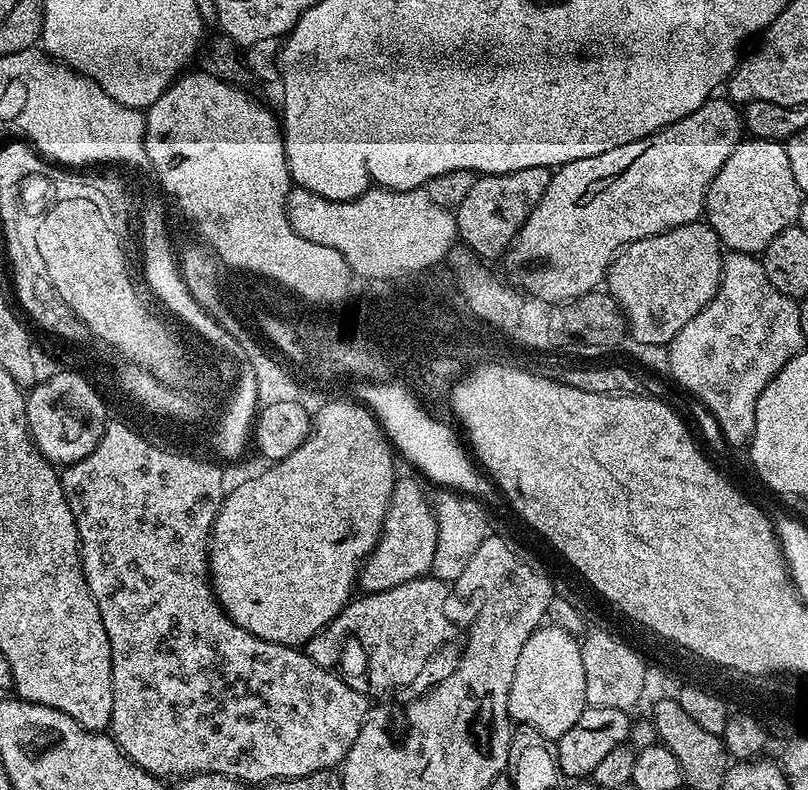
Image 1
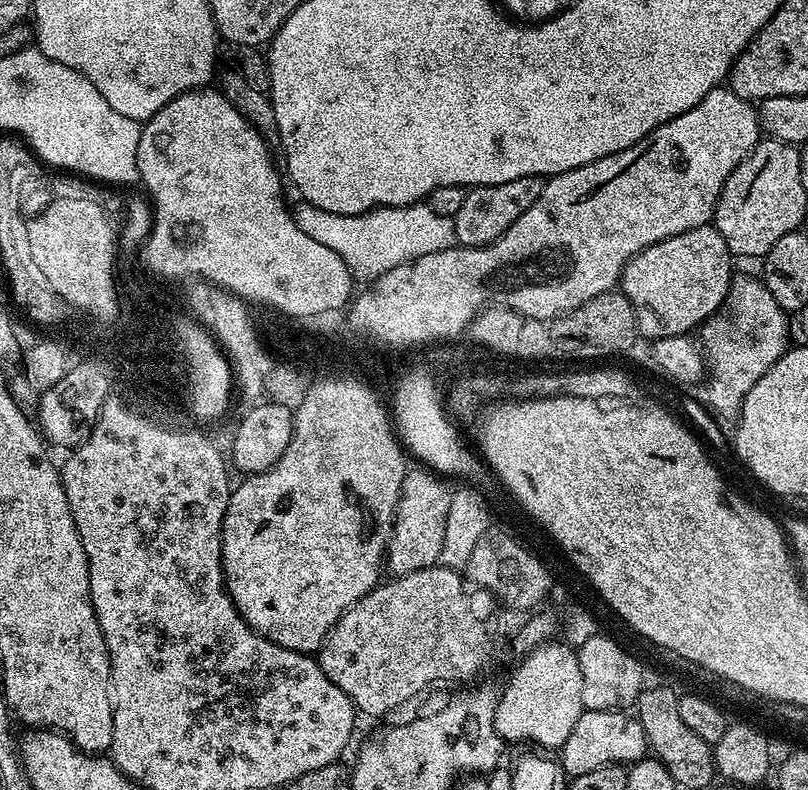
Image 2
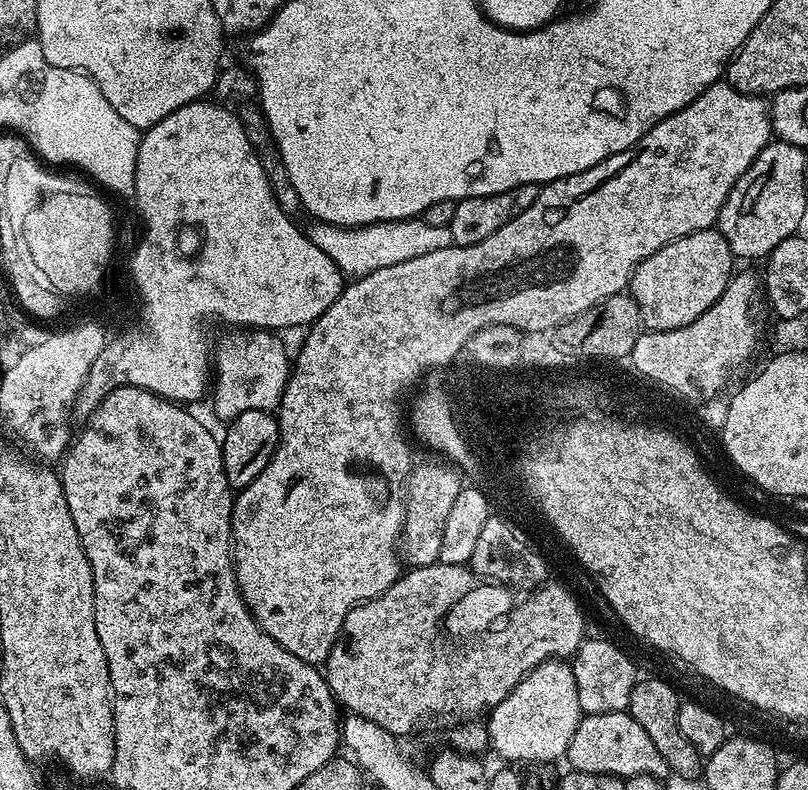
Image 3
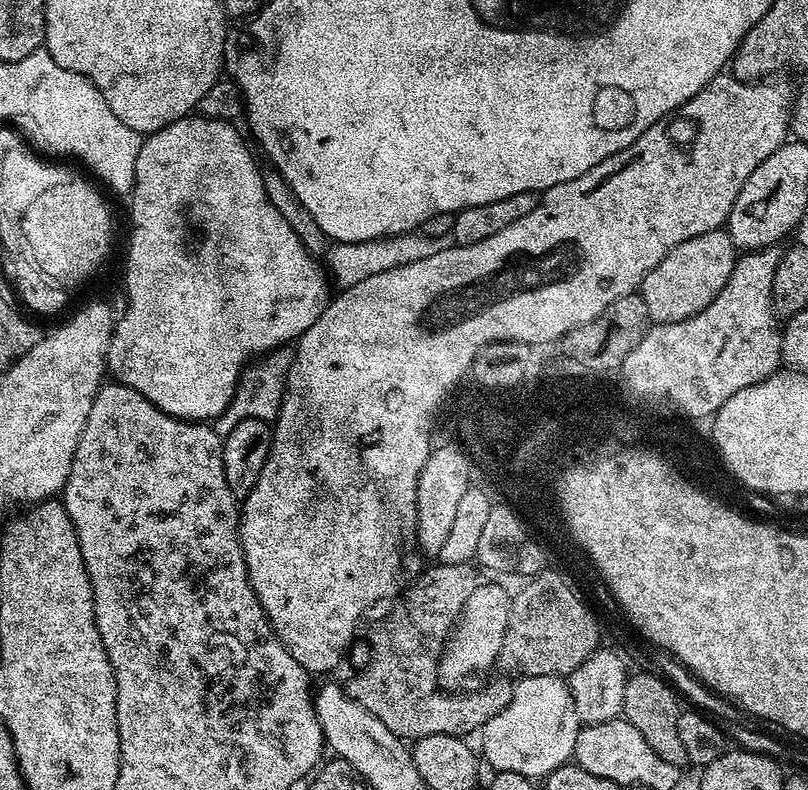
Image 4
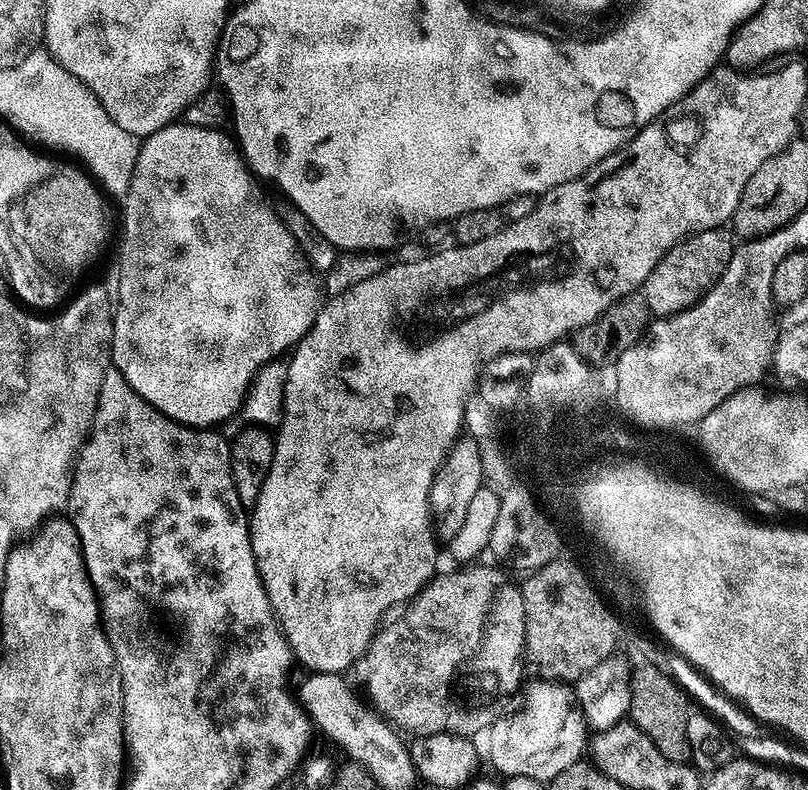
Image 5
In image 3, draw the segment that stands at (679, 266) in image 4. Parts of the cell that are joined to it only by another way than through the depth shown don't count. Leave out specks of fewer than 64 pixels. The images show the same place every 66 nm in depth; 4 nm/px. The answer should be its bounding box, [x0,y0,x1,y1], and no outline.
[630,227,734,332]

